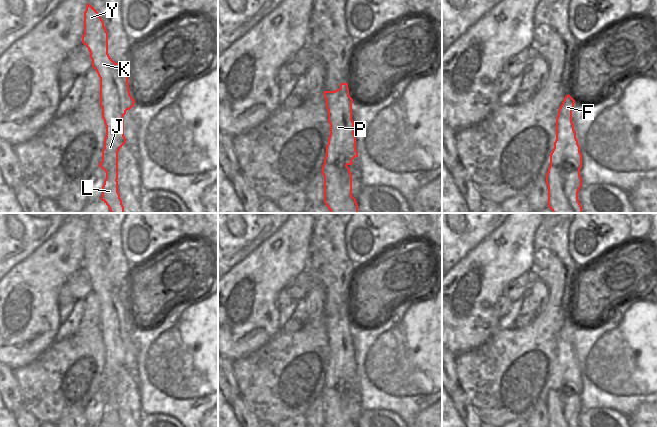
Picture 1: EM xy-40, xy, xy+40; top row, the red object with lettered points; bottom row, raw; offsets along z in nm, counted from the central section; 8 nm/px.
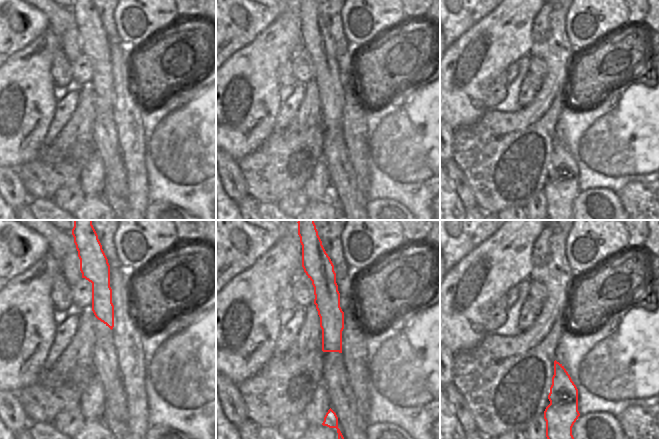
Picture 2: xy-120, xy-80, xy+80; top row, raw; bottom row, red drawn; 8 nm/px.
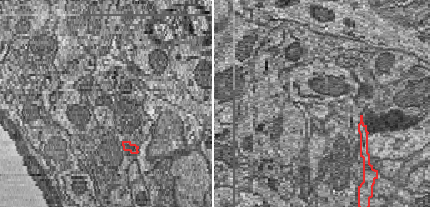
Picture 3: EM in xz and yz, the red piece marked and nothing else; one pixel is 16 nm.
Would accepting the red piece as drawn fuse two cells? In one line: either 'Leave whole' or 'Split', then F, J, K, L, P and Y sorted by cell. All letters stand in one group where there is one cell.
Leave whole. Groups: F J K L P Y.

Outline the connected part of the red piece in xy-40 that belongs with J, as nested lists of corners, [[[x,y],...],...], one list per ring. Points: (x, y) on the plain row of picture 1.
[[[89,227],[84,236],[84,258],[82,267],[88,272],[92,291],[96,294],[100,302],[100,330],[102,332],[102,342],[106,350],[106,360],[104,362],[104,372],[102,374],[102,385],[99,388],[106,396],[106,402],[102,410],[101,424],[104,427],[122,427],[118,416],[118,376],[126,367],[124,360],[123,341],[127,334],[130,334],[135,324],[130,319],[128,307],[129,285],[115,287],[108,278],[108,256],[104,246],[96,233]]]

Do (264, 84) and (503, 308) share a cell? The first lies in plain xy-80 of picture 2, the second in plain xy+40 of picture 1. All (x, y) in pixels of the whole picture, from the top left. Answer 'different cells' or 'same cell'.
different cells

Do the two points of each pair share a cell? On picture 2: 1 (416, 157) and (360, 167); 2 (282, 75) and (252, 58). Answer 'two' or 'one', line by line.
1: two
2: two

